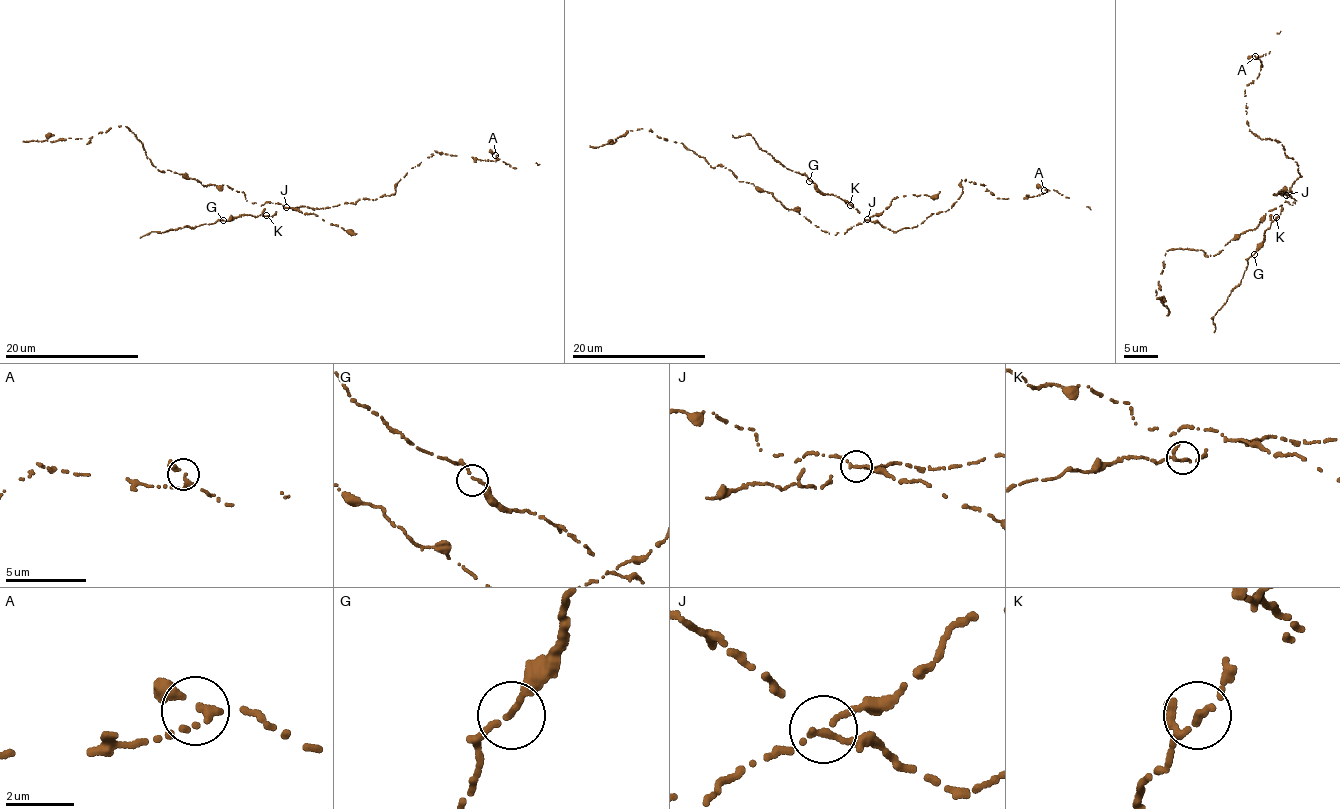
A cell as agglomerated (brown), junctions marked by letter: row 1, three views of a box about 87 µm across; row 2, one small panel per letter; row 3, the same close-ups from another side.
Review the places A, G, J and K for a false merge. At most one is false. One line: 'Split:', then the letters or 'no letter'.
Split: J

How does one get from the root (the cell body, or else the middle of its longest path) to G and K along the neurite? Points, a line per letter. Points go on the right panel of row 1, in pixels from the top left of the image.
G: (1290, 197), (1287, 193), (1280, 215), (1264, 232), (1261, 244), (1254, 254)
K: (1290, 197), (1287, 193), (1280, 215), (1276, 217)

